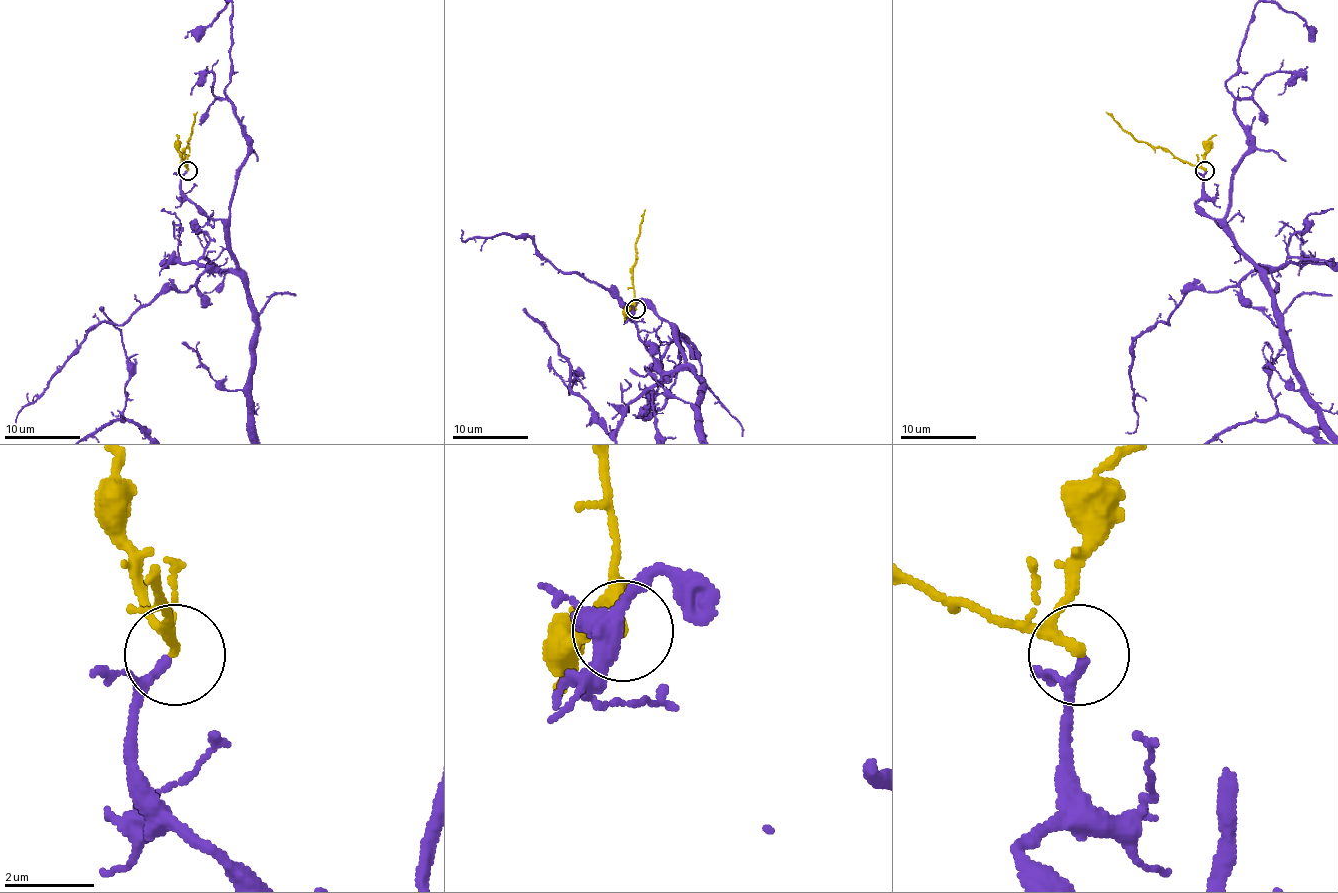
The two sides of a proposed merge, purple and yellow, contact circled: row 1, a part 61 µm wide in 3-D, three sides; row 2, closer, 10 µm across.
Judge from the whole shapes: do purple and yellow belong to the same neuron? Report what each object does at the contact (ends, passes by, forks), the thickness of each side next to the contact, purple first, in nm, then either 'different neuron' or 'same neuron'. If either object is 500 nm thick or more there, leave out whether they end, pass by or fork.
purple passes by; yellow passes by; 150 nm thick on the purple side, 170 nm on the other; same neuron

